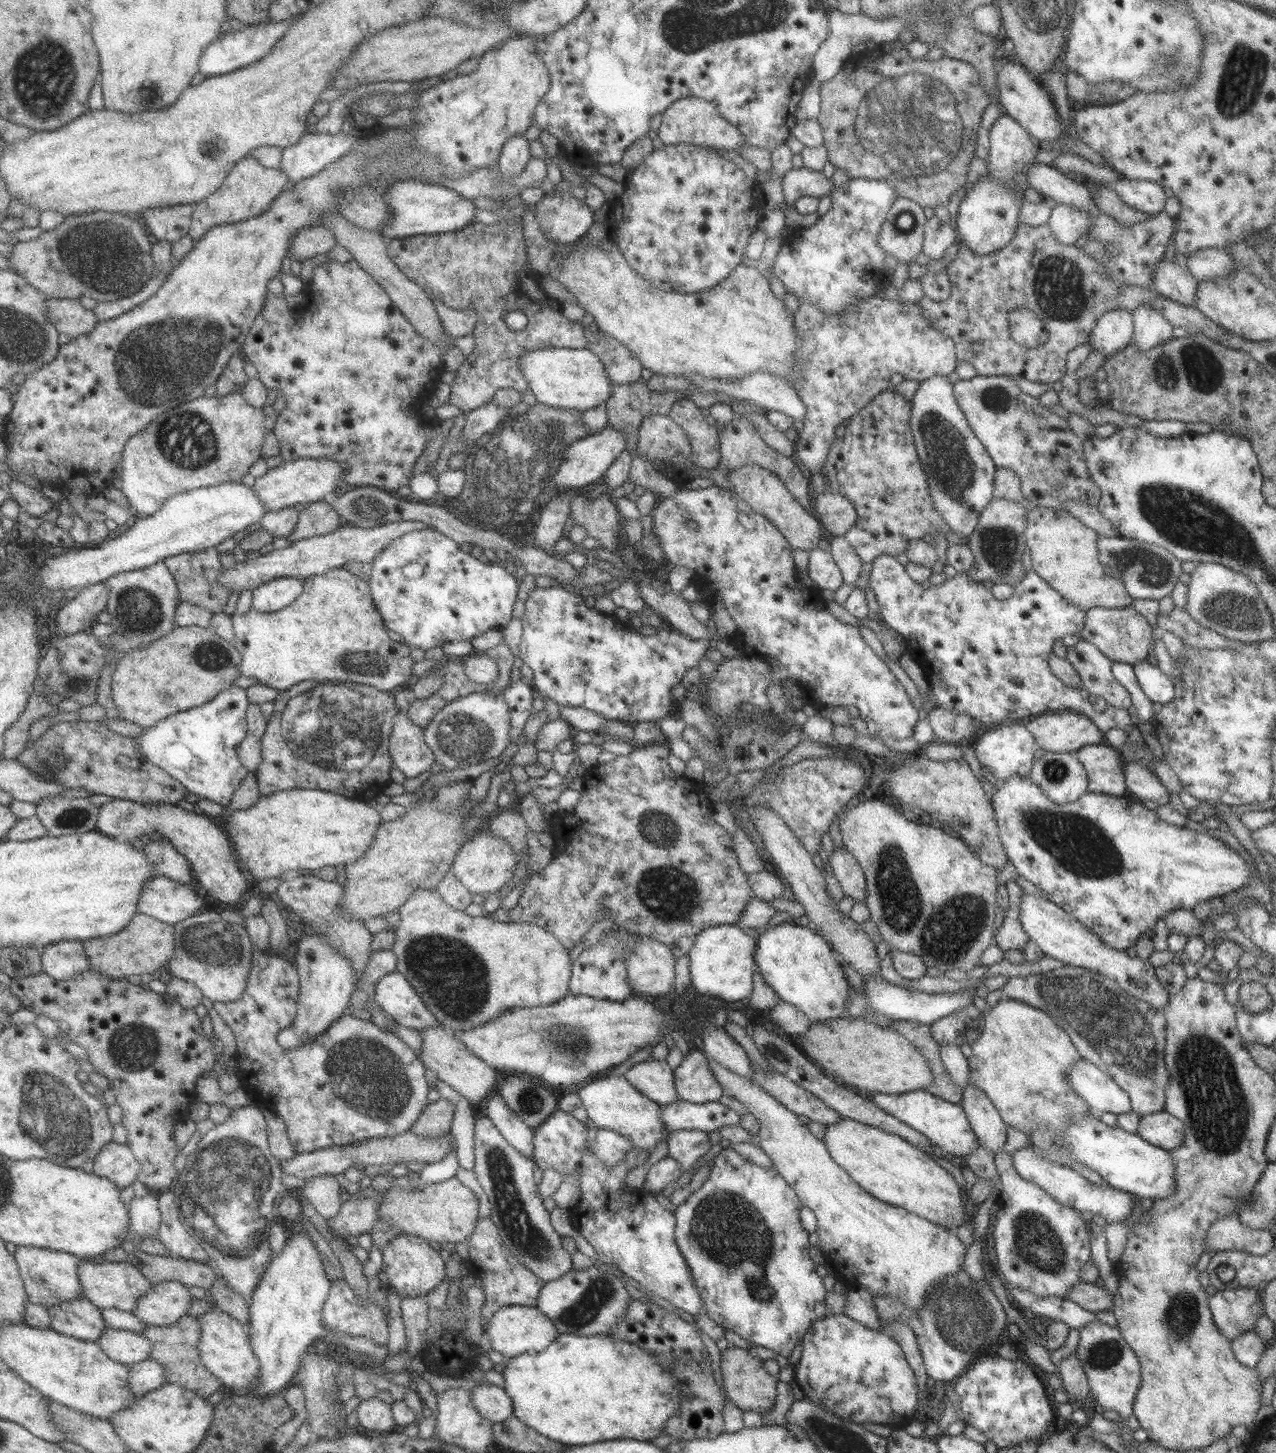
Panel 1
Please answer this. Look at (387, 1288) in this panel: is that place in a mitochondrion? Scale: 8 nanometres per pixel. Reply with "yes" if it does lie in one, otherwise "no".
no

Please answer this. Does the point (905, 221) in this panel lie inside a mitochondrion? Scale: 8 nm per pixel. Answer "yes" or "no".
yes

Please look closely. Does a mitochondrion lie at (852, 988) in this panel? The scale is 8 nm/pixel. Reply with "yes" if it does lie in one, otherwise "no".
no

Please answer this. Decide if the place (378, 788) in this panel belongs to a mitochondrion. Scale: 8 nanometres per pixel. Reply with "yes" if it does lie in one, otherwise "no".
no

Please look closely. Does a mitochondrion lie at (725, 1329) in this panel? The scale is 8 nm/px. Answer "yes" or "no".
no

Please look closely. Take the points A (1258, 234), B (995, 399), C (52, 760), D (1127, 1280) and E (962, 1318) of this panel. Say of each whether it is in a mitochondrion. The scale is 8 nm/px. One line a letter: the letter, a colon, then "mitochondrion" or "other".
A: other
B: mitochondrion
C: mitochondrion
D: other
E: mitochondrion

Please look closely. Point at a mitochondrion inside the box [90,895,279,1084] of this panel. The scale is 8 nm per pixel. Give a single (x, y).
(210, 942)

